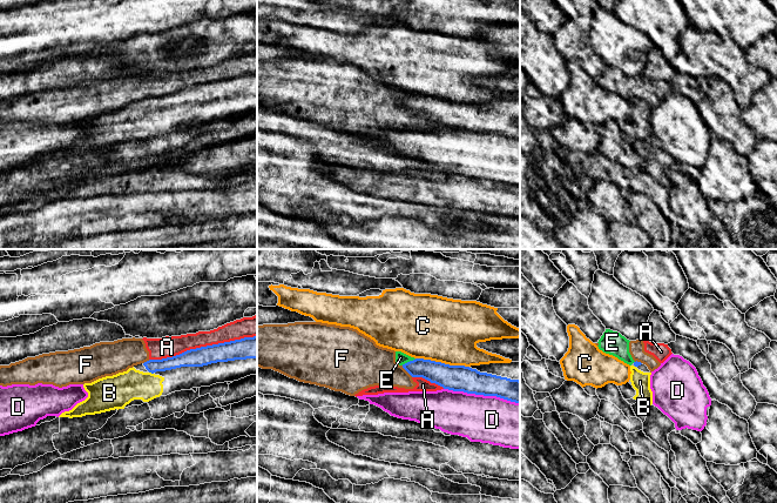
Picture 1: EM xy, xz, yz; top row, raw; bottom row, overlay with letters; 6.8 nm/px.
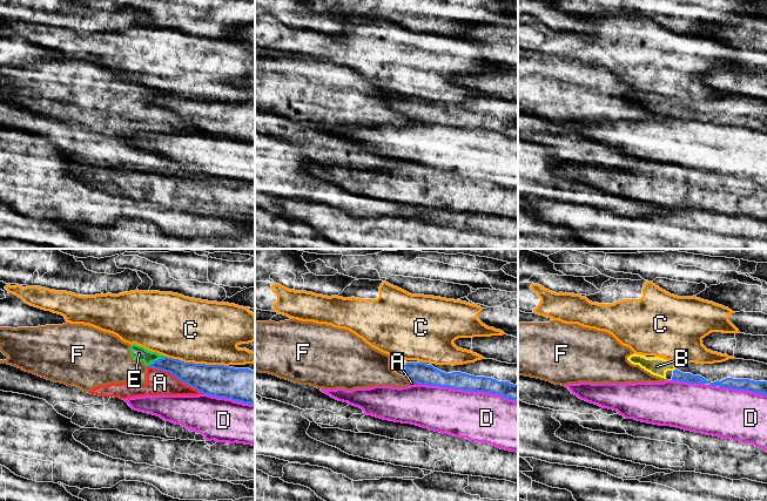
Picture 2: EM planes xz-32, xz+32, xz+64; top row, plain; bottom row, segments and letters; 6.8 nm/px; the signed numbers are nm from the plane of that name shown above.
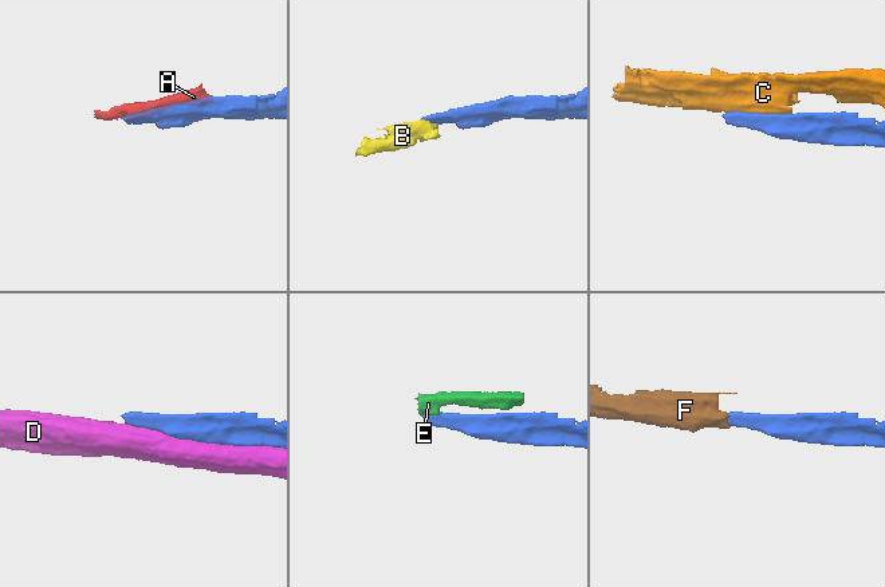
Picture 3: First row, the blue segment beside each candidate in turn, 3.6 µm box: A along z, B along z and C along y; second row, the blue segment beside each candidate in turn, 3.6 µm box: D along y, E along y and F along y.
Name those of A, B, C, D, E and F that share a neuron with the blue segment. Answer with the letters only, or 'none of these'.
B

